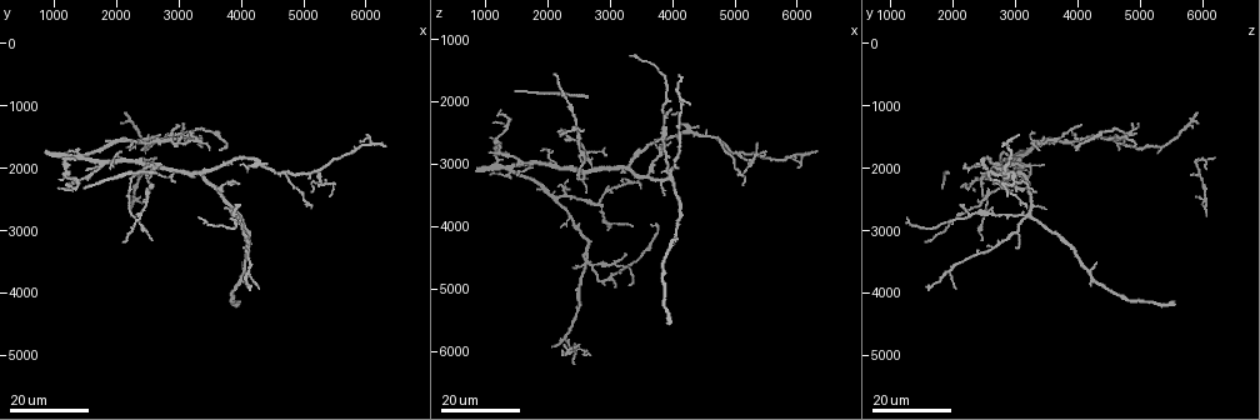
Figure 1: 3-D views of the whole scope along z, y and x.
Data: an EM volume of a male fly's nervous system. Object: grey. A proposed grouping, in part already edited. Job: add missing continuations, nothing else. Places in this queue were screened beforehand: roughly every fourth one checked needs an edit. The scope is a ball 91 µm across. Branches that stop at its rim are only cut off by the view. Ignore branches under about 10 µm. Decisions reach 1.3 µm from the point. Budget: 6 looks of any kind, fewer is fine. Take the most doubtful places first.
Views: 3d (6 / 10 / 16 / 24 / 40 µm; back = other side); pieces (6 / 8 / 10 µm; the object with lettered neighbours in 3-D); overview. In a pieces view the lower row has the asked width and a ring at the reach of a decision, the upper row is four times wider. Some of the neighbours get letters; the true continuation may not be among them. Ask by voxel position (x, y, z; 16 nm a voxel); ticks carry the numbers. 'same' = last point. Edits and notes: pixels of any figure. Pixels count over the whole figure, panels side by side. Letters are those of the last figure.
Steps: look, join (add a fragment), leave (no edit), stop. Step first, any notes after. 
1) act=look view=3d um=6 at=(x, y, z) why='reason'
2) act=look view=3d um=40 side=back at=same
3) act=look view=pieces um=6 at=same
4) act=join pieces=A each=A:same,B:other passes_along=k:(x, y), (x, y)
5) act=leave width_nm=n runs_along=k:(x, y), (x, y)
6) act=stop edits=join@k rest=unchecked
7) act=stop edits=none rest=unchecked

act=look view=3d um=24 at=(2600, 2100, 1900) why='branch stops here'

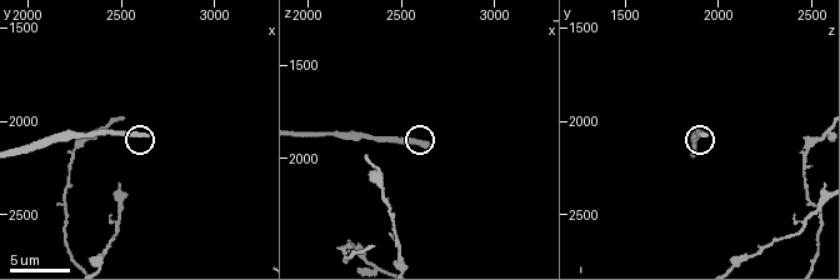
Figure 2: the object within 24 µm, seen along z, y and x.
act=look view=pieces um=10 at=(2640, 2060, 1920)

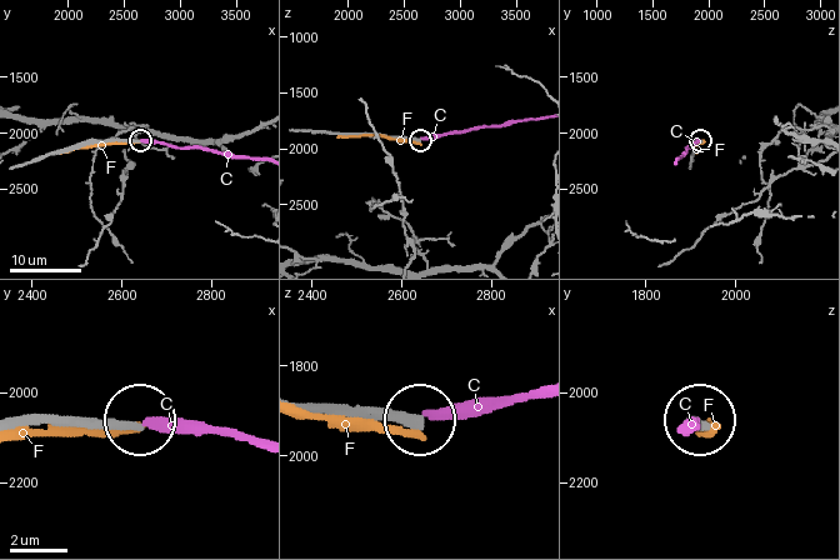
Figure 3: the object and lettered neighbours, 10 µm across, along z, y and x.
act=leave each=C:other,F:other runs_along=3:(305, 406), (385, 406), (418, 418) found='none of them fits'

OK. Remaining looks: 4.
act=look view=3d um=16 at=(5100, 2650, 3150) why='end of a long branch'

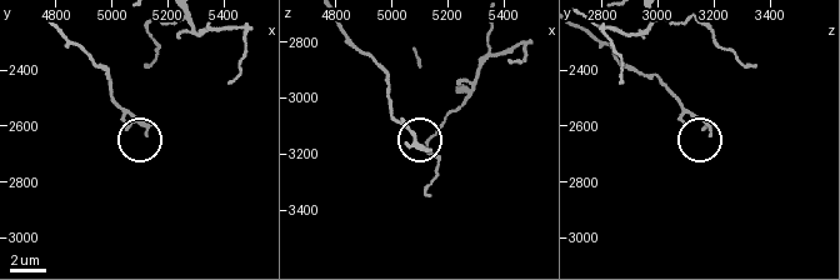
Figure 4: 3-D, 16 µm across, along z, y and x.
act=look view=pieces um=8 at=(5130, 2630, 3180)

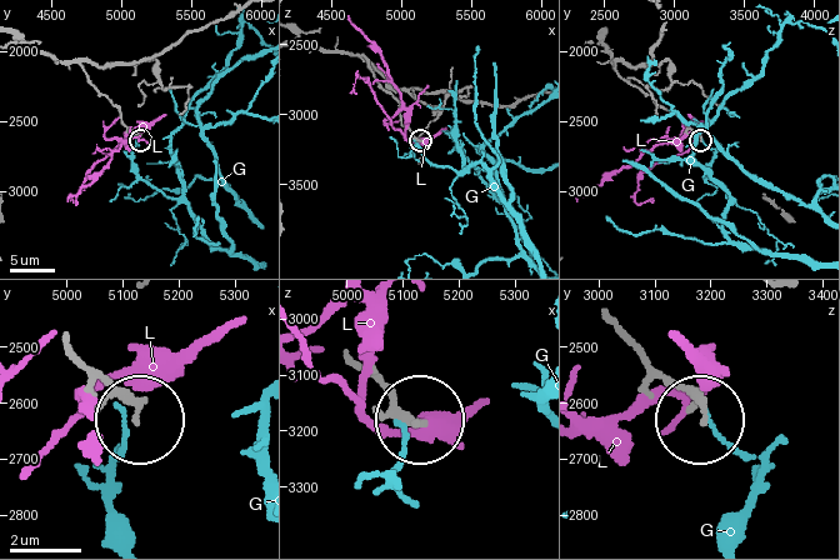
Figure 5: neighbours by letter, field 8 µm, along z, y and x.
act=leave width_nm=210 each=G:other,L:other runs_along=5:(353, 360), (415, 423) found='none of them fits'

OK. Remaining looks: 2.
act=stop edits=none rest=unchecked

